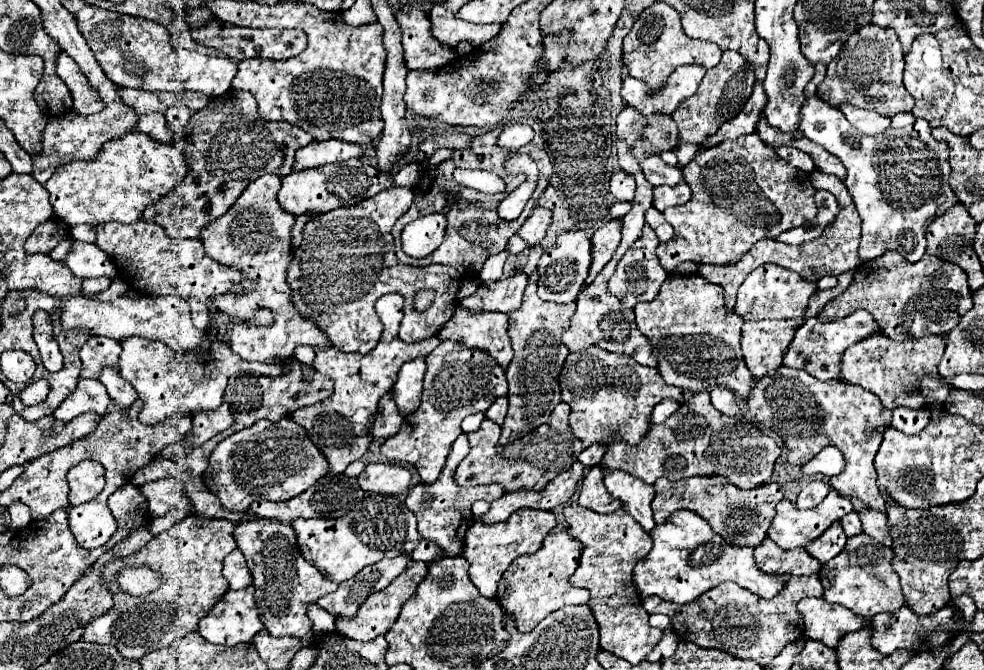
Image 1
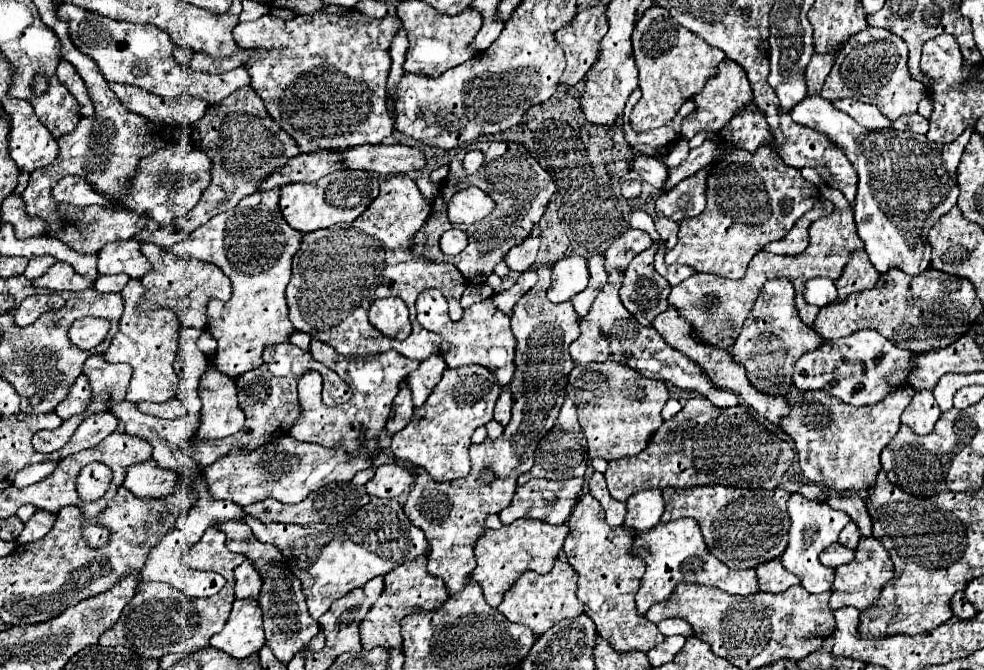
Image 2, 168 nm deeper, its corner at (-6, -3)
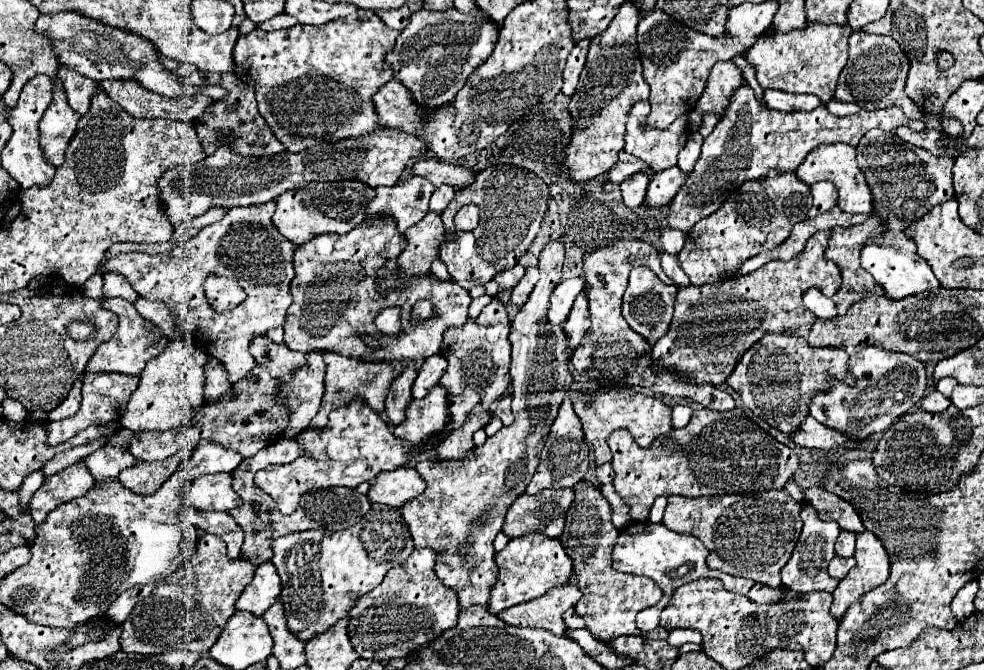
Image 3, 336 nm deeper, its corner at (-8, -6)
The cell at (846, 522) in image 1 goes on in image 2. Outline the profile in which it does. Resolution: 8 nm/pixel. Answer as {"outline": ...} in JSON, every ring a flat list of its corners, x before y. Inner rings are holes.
{"outline":[[850,522,850,524,842,530,838,542,842,542,844,546,848,546,848,548,854,550,854,548,858,546,858,542,860,542,860,530,858,530,858,526,856,526,854,522]]}

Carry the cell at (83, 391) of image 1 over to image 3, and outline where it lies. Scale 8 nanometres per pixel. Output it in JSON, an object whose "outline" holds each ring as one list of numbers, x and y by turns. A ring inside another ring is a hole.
{"outline":[[78,379,78,381,72,385,68,397,66,397,56,409,52,409,52,411,48,413,48,419,50,419,50,421,60,421,60,419,72,417,72,415,80,409,80,401,82,401,82,397,80,397,80,389,82,389,82,381]]}

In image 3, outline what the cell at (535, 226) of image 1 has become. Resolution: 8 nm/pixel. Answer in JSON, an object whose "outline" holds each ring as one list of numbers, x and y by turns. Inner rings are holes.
{"outline":[[516,265,516,267,512,267,512,269,504,271,504,273,498,273,498,275,494,277,494,281,496,281,498,287,504,291,504,289,512,289,522,277,524,277,524,267,522,267,522,265]]}

